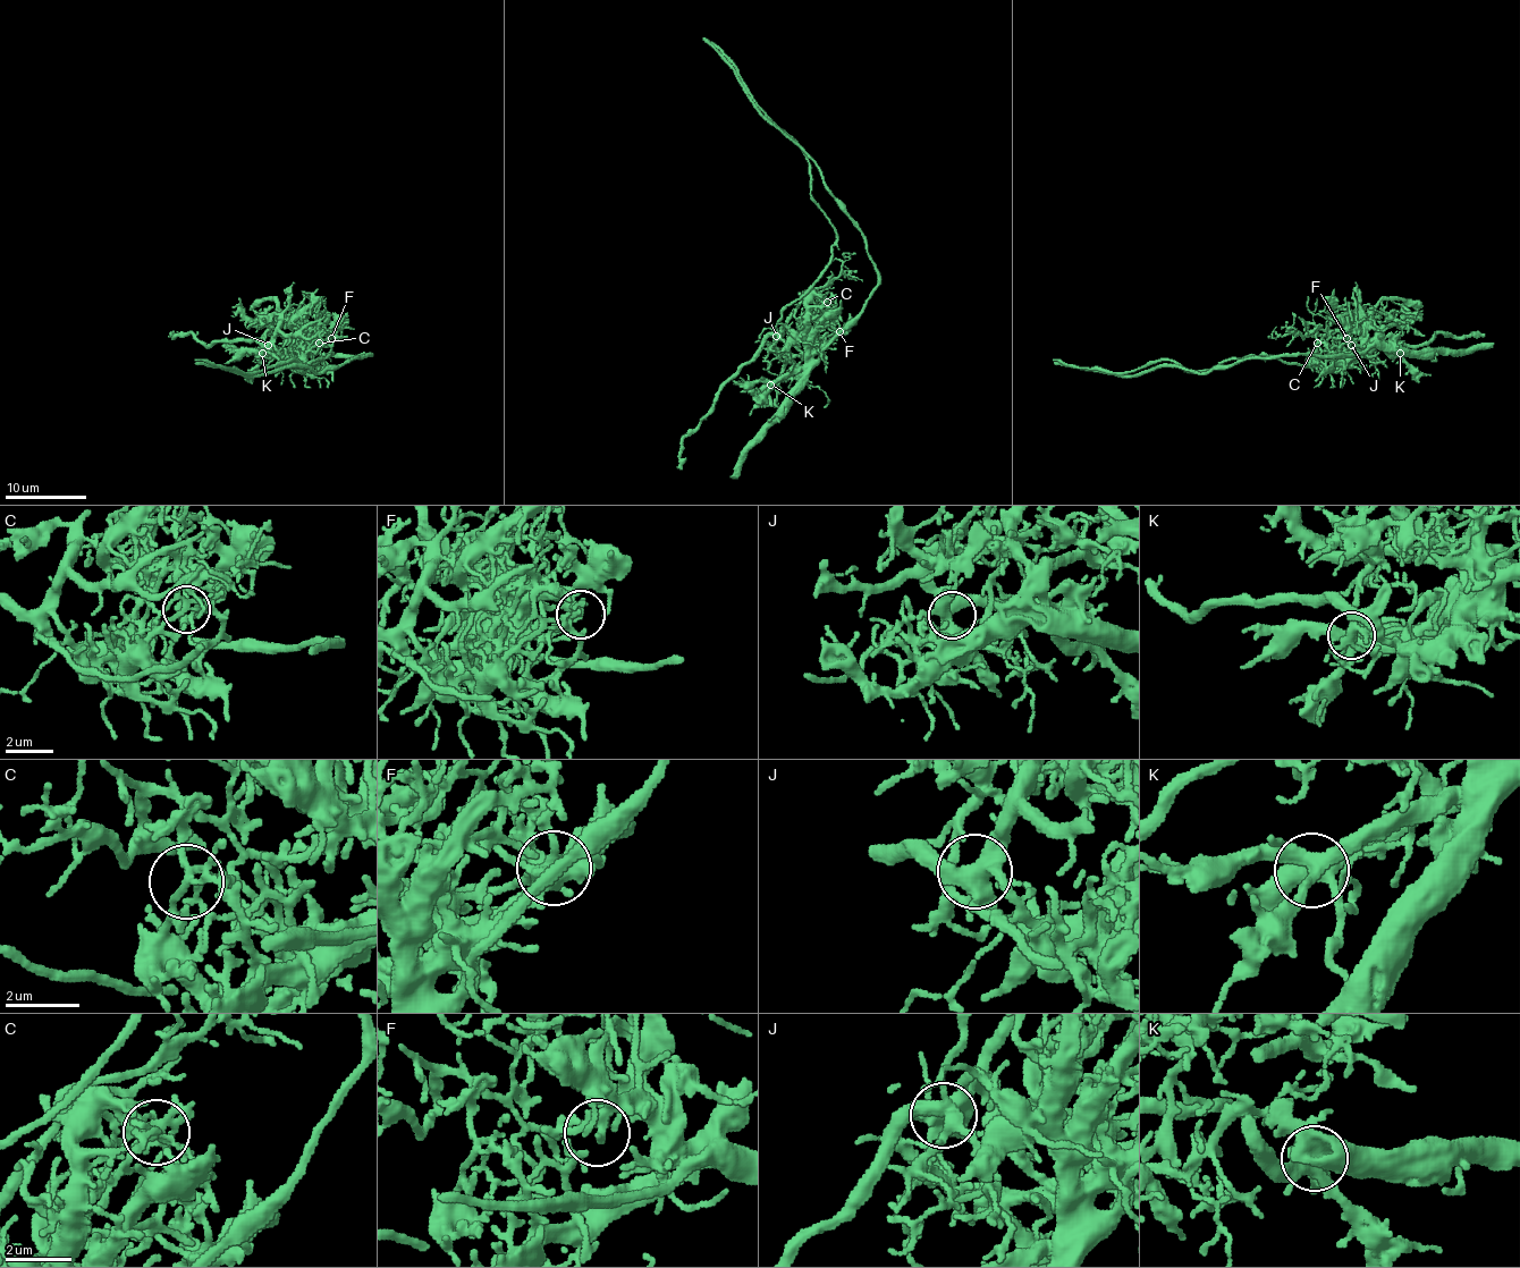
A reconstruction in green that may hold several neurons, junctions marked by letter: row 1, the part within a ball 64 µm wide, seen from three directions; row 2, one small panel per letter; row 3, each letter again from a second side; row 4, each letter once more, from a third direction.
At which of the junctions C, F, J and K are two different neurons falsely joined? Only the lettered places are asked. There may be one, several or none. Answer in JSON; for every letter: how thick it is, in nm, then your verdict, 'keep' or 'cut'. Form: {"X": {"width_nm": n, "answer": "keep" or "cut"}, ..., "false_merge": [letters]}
{"C": {"width_nm": 160, "answer": "cut"}, "F": {"width_nm": 190, "answer": "keep"}, "J": {"width_nm": 460, "answer": "keep"}, "K": {"width_nm": 340, "answer": "keep"}, "false_merge": ["C"]}

